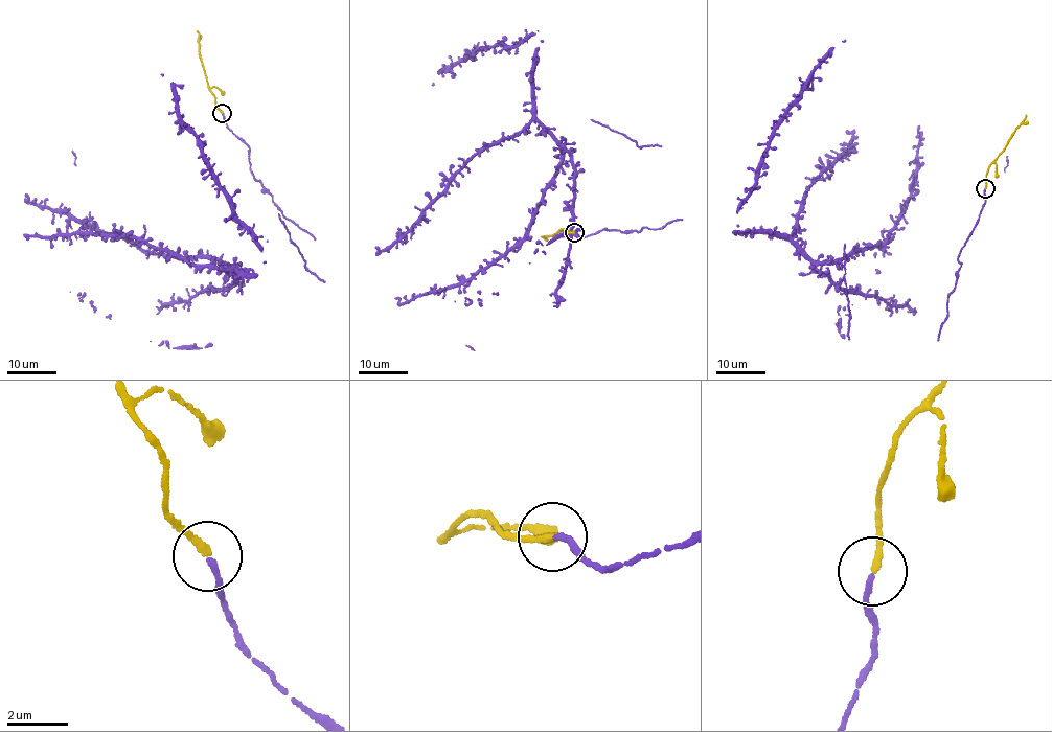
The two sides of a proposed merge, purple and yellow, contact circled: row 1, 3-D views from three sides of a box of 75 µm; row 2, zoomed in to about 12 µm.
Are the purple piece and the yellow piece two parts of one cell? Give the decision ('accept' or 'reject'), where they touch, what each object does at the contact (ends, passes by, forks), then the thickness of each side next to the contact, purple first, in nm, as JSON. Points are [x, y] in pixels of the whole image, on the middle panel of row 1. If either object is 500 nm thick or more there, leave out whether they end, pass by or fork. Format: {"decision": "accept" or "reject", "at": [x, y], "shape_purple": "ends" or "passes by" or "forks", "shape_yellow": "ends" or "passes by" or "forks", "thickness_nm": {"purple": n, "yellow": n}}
{"decision": "accept", "at": [574, 232], "shape_purple": "ends", "shape_yellow": "ends", "thickness_nm": {"purple": 170, "yellow": 220}}

